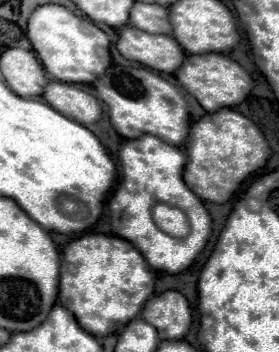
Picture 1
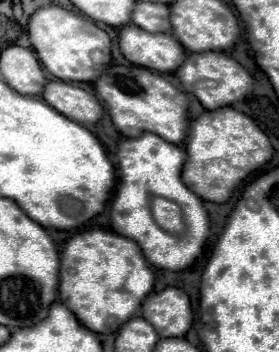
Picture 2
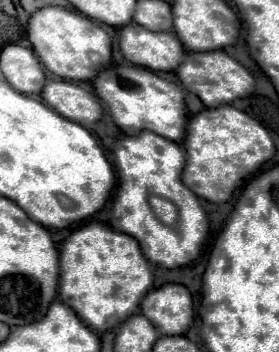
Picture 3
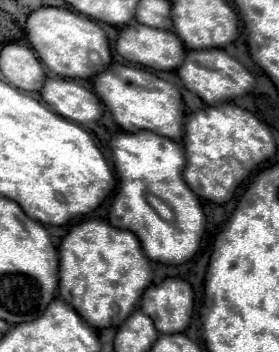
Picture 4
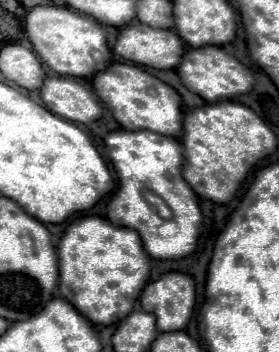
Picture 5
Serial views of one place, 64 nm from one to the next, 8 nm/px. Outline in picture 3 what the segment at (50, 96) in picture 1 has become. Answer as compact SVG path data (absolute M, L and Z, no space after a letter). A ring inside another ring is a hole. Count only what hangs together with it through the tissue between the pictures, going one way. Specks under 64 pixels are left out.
M48 80L42 90L42 98L50 108L78 124L98 122L102 118L102 104L98 96L90 94L74 82Z

